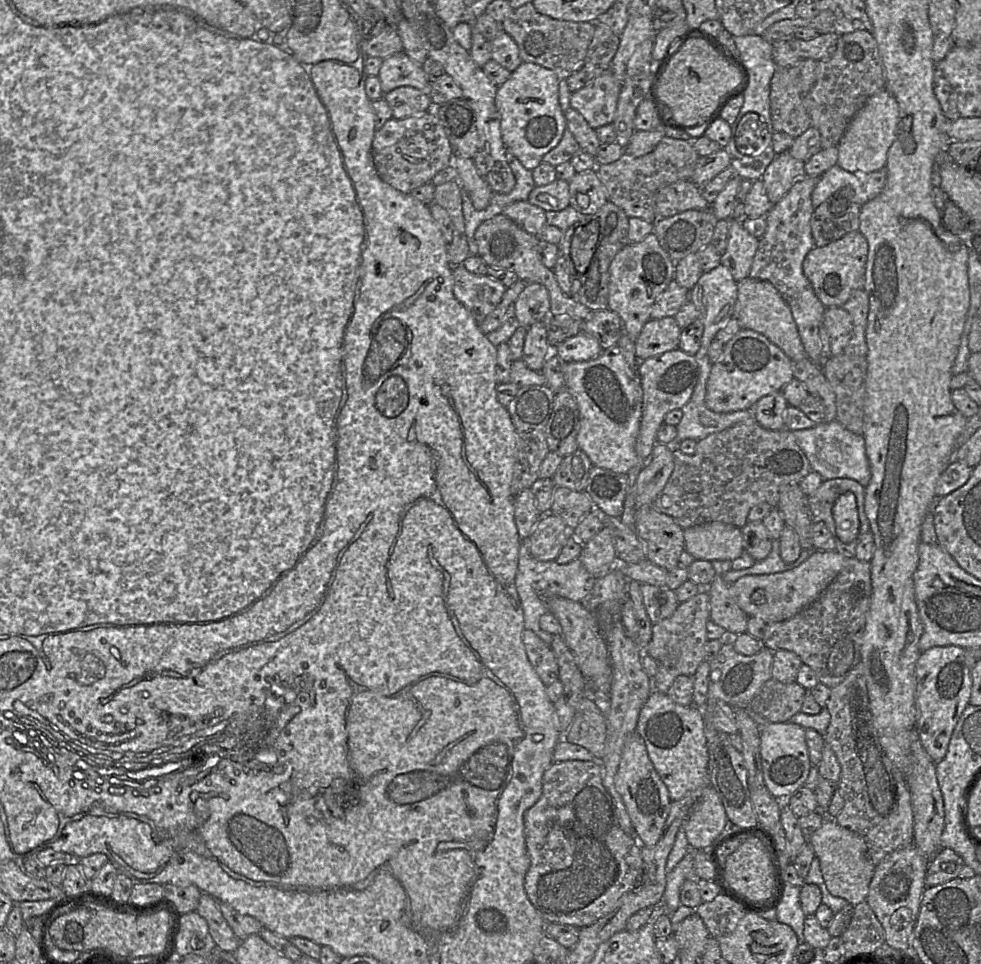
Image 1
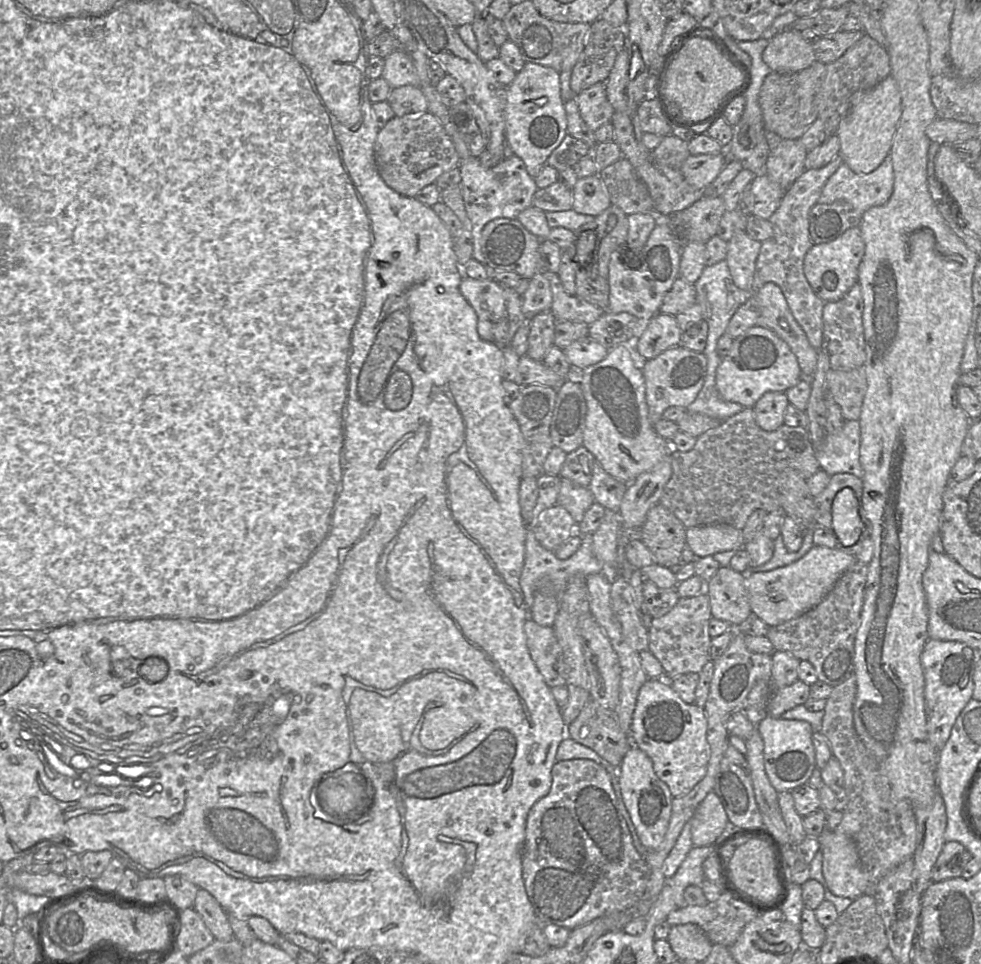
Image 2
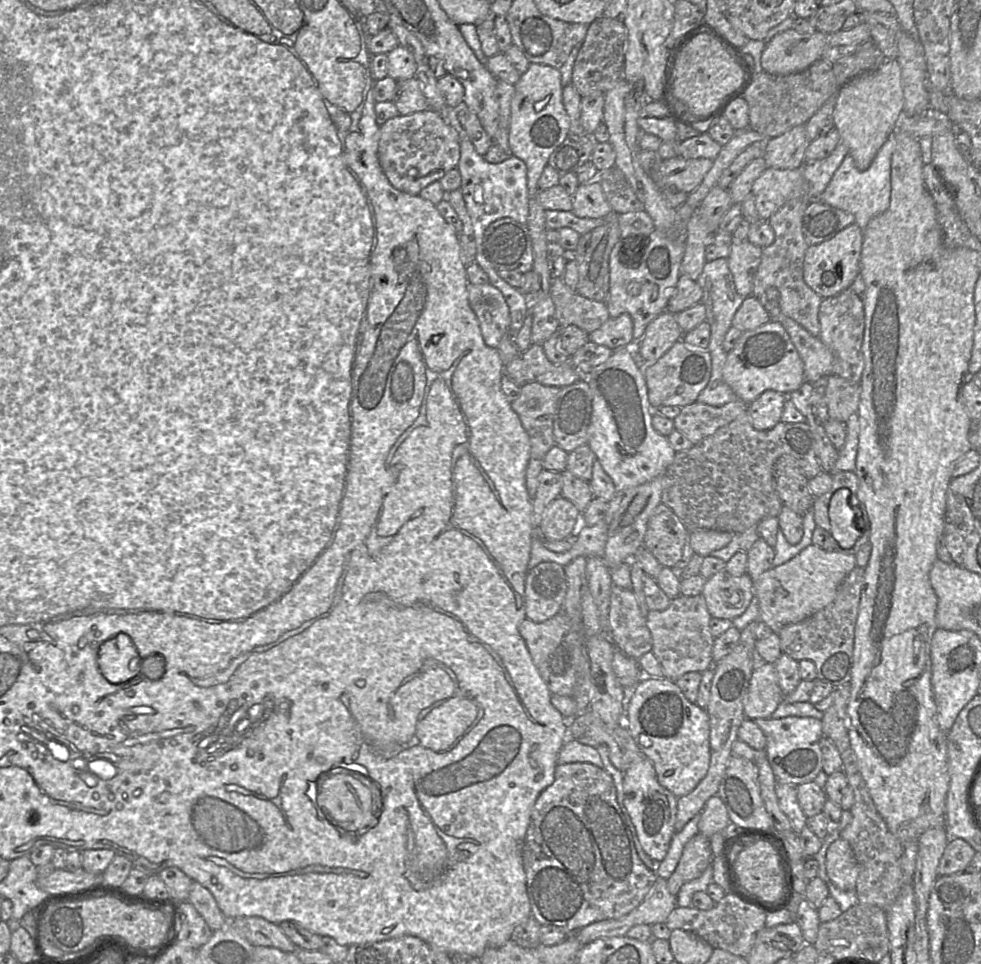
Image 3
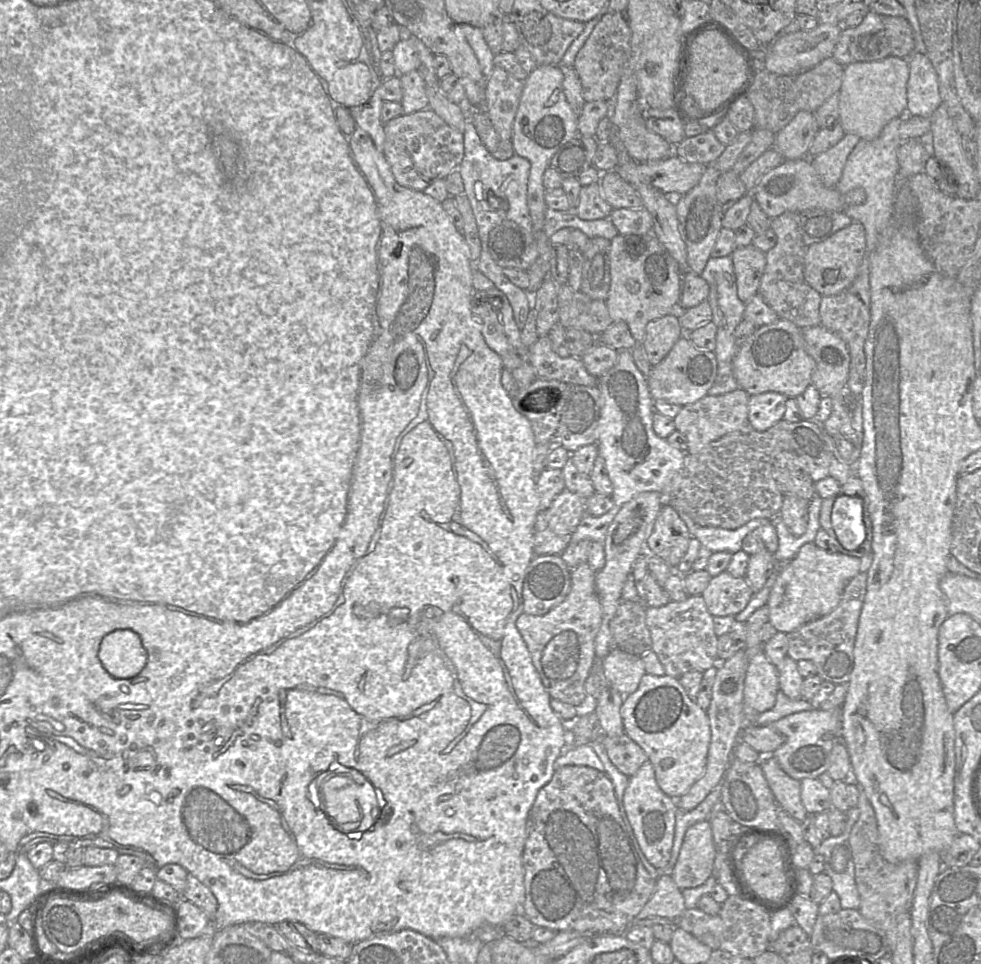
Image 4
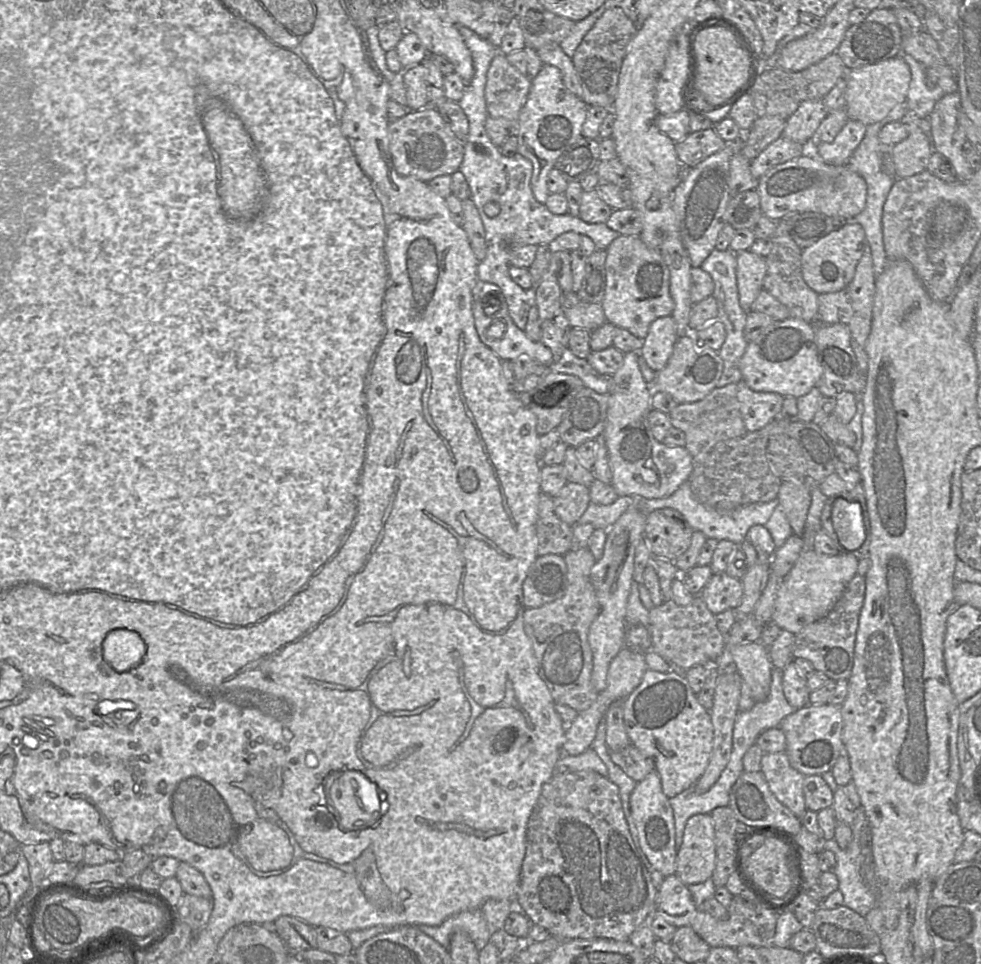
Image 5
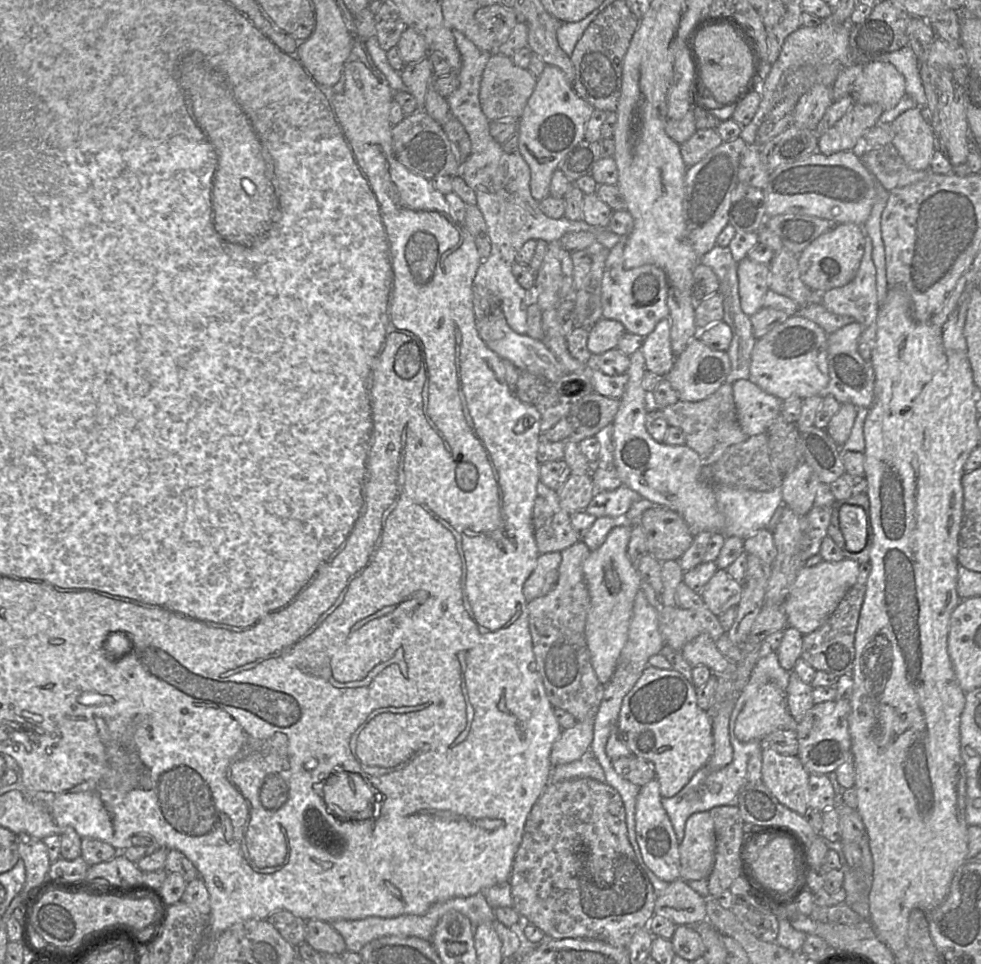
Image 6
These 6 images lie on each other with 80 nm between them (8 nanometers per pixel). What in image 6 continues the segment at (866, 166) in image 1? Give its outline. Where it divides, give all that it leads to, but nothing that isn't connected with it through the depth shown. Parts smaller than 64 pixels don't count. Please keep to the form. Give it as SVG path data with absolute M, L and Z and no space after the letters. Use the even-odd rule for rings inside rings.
M871 61L864 64L852 96L856 103L878 104L886 111L906 95L905 87L905 78L894 65Z

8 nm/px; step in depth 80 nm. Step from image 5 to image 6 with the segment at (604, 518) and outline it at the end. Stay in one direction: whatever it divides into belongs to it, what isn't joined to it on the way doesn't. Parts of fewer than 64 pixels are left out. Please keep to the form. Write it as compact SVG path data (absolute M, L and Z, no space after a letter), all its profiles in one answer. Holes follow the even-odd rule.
M622 484L612 491L596 492L585 511L596 518L625 518L633 503L642 498L639 493Z

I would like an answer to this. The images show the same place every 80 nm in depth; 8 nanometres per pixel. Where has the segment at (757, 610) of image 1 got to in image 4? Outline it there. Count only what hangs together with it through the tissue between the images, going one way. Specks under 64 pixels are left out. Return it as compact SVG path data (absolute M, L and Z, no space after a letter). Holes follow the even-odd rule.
M813 542L806 543L778 574L769 593L769 622L778 632L790 633L807 622L830 613L840 602L843 590L859 571L860 558L828 553Z

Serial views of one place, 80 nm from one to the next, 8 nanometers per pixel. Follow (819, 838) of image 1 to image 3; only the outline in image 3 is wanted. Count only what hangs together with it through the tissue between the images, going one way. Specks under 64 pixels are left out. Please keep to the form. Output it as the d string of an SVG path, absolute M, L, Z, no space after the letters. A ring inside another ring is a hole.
M838 838L827 849L826 872L830 881L843 891L856 891L858 865L849 842Z

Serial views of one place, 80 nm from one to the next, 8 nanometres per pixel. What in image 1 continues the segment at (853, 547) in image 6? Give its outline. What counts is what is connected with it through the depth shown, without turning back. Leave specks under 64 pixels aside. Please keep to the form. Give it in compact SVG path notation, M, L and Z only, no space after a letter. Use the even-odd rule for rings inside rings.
M851 492L842 494L833 506L832 514L839 540L842 543L852 542L860 529L855 495Z

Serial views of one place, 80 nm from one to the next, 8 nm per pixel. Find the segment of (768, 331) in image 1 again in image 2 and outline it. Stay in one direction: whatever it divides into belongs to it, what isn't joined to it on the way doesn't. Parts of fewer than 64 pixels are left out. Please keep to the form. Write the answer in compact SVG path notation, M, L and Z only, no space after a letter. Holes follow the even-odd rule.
M768 282L751 296L759 312L756 326L772 330L785 341L797 357L802 377L811 378L817 367L818 350L811 346L806 333L794 318L781 288Z

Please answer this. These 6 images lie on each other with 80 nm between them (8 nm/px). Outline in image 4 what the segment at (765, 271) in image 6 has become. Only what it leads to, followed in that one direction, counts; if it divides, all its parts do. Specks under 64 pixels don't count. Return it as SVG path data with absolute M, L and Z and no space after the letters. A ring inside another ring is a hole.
M752 244L734 248L731 258L734 265L737 293L747 303L758 294L761 277L766 267L766 256Z

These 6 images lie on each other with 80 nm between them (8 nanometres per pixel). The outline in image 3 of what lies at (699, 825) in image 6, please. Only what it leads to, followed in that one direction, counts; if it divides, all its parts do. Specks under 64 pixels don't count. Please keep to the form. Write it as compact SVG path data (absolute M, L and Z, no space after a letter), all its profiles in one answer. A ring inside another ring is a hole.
M699 832L686 843L675 871L667 880L670 893L677 896L680 888L699 878L711 862L710 838Z

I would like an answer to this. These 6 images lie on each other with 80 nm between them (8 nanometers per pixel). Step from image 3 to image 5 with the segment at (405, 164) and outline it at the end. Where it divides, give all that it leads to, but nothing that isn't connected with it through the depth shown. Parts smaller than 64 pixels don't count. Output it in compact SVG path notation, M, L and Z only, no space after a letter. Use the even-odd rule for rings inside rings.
M430 105L409 111L388 125L389 150L396 171L402 176L429 182L441 175L452 175L460 168L464 144L452 133L439 112Z

